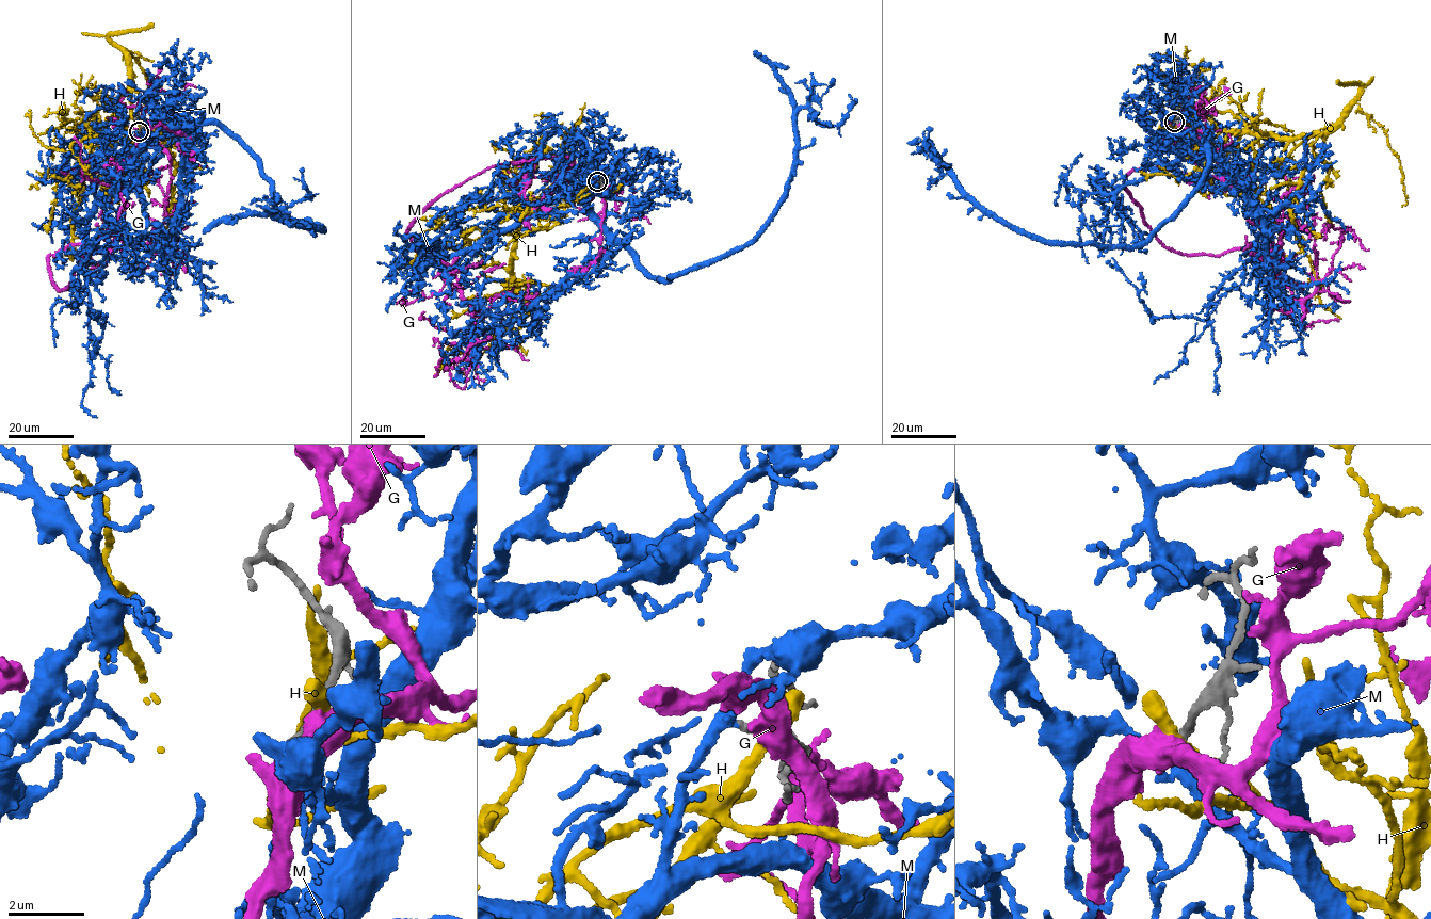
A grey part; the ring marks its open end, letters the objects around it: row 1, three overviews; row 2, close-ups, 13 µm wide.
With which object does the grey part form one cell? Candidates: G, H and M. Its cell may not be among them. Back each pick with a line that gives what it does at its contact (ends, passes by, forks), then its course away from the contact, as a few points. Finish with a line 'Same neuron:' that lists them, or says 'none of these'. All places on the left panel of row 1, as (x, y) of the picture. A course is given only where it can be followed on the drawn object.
M: it passes by; course (139, 131), (146, 139), (218, 124), (260, 160), (277, 209), (322, 230), (272, 213), (310, 197), (302, 168)
Same neuron: M

